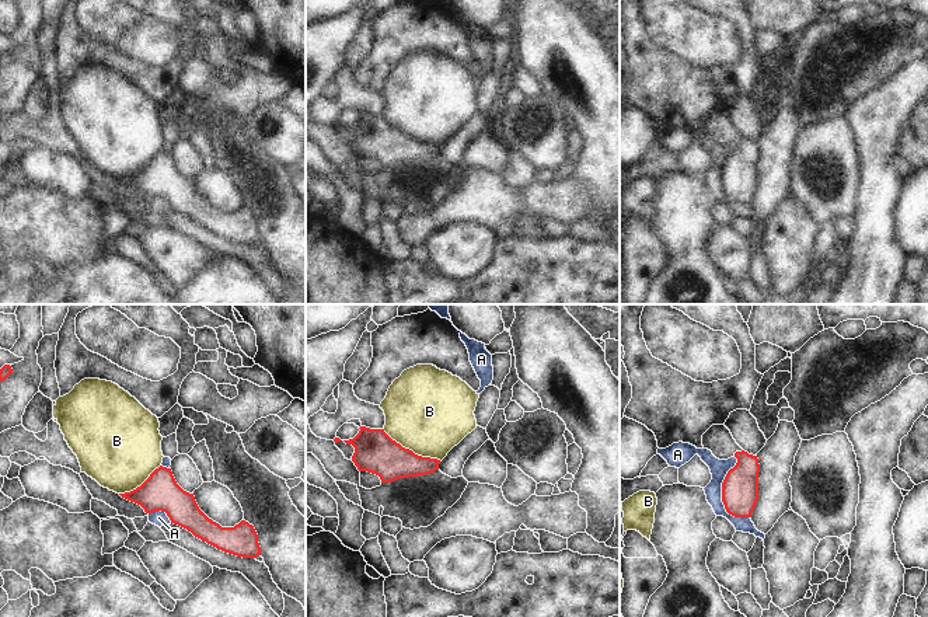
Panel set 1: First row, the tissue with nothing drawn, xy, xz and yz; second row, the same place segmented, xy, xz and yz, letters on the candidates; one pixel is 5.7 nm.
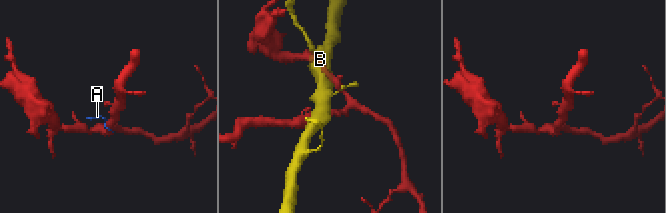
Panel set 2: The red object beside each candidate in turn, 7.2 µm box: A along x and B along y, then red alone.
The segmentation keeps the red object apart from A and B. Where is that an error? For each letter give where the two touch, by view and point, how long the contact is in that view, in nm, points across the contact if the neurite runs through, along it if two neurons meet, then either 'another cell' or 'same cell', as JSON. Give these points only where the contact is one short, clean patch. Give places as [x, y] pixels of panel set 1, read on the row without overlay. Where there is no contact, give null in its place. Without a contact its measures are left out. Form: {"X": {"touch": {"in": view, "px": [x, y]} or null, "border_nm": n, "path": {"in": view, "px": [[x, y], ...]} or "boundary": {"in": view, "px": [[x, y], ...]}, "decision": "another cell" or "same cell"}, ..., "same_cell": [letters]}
{"A": {"touch": {"in": "yz", "px": [722, 181]}, "border_nm": 360, "boundary": {"in": "yz", "px": [[735, 142], [722, 190], [749, 204]]}, "decision": "another cell"}, "B": {"touch": {"in": "xz", "px": [411, 136]}, "border_nm": 380, "decision": "another cell"}, "same_cell": []}

